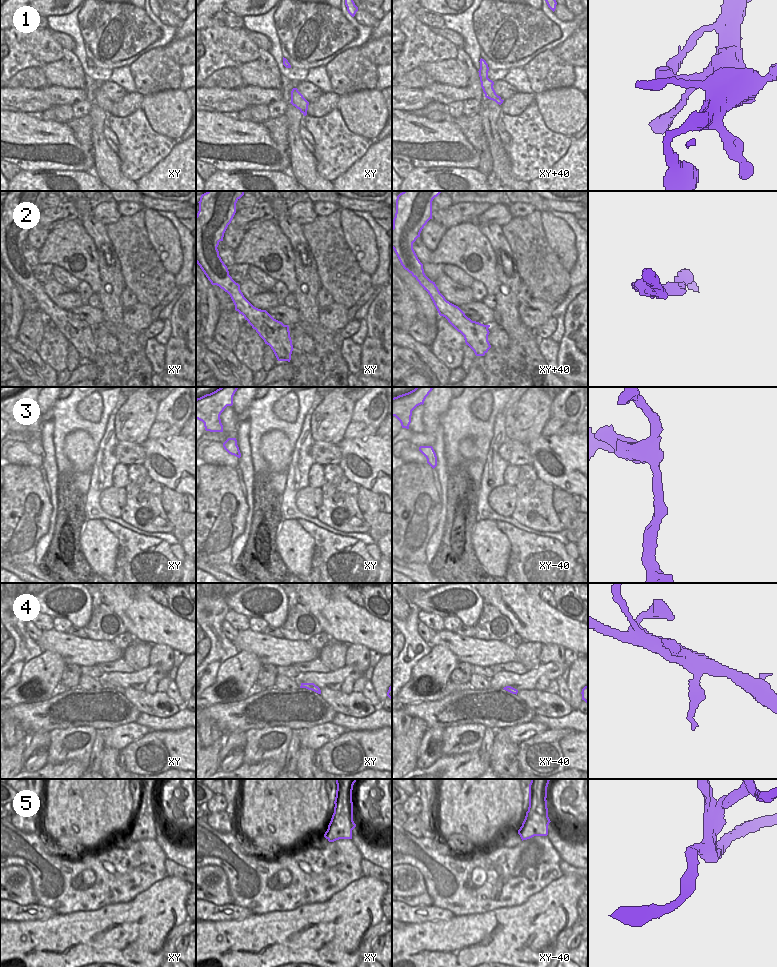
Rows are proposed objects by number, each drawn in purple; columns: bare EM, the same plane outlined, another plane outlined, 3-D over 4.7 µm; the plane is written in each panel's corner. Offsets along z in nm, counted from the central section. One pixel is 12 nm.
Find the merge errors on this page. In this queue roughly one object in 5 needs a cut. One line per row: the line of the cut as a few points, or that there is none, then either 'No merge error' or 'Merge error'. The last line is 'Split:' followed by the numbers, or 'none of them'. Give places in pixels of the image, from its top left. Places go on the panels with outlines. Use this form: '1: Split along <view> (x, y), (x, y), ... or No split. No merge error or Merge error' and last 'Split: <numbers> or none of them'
1: No split. No merge error
2: No split. No merge error
3: No split. No merge error
4: Split along xy (303, 683), (314, 686), (319, 690). Merge error
5: Split along xy-40 (526, 813), (537, 812), (547, 815). Merge error
Split: 4, 5.

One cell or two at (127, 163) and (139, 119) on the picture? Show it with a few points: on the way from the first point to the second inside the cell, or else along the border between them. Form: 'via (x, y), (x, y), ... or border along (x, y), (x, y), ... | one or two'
via (137, 152), (137, 130) | one

